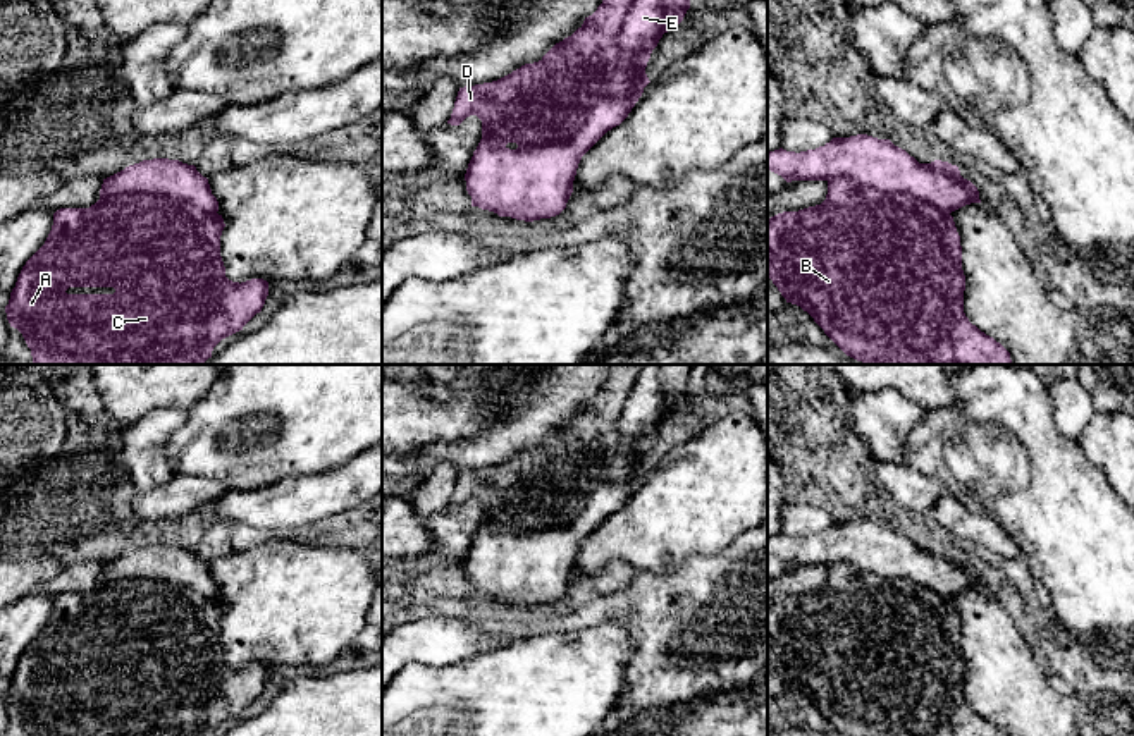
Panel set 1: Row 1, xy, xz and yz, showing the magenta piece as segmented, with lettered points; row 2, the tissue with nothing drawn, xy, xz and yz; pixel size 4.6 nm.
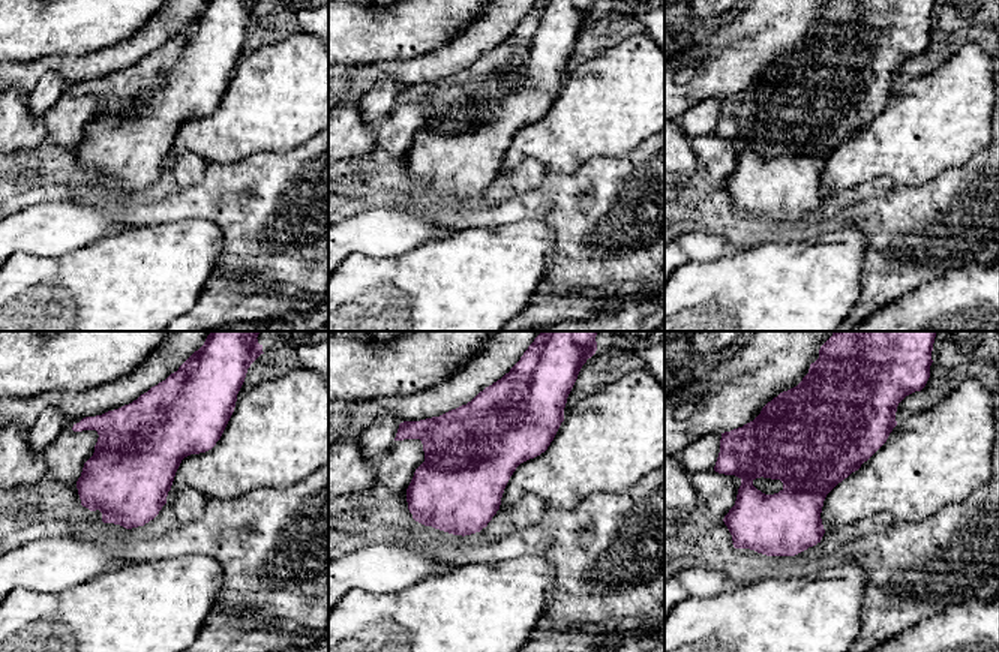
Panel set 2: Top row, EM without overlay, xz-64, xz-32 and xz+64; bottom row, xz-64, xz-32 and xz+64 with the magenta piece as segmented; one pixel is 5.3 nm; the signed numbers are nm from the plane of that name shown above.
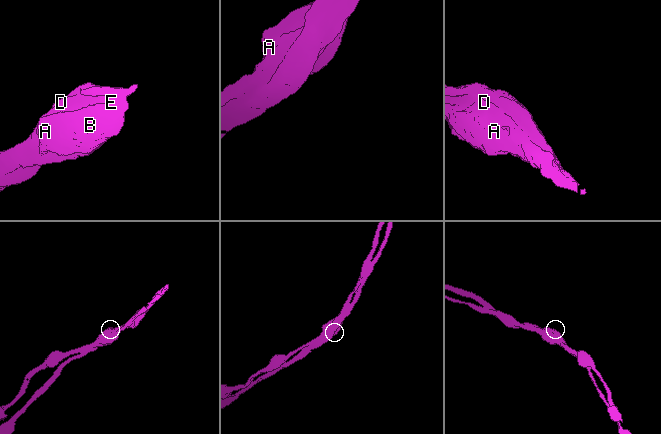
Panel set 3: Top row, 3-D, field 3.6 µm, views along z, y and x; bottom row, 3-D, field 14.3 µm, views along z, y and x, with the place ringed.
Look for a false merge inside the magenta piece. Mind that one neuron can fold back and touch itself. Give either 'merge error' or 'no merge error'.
merge error

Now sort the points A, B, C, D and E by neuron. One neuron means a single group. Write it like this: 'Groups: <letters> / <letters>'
Groups: A B C D / E

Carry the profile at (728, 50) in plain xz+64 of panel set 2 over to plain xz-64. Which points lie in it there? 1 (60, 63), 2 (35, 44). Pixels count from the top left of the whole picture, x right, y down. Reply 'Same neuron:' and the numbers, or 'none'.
Same neuron: 1

